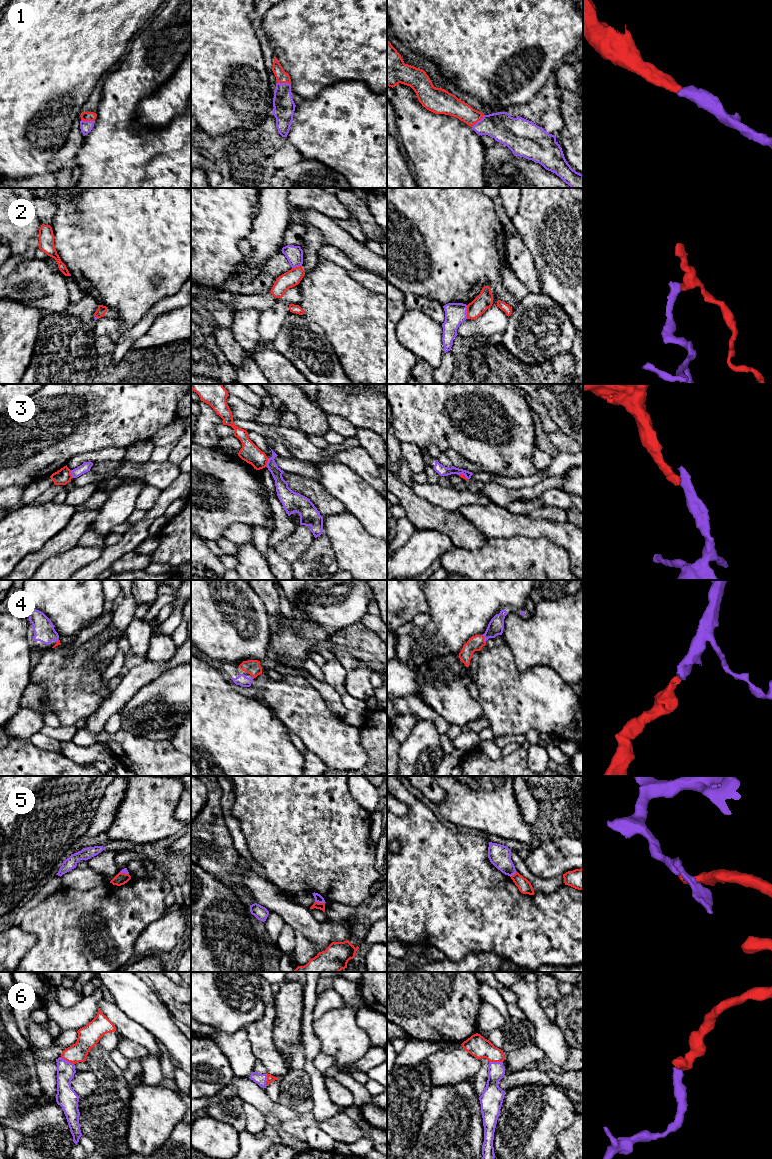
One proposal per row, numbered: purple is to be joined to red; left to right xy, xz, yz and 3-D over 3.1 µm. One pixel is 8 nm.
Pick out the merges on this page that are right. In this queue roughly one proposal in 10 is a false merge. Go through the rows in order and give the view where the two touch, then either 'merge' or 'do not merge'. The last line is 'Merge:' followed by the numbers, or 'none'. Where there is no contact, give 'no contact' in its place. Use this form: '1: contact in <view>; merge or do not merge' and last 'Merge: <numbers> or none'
1: contact in yz; merge
2: contact in yz; merge
3: contact in xz; do not merge
4: contact in yz; merge
5: contact in xz; do not merge
6: contact in xy; merge
Merge: 1, 2, 4, 6

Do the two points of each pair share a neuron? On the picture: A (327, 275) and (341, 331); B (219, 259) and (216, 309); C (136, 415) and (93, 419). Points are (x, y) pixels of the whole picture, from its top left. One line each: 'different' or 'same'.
A: same
B: different
C: same

